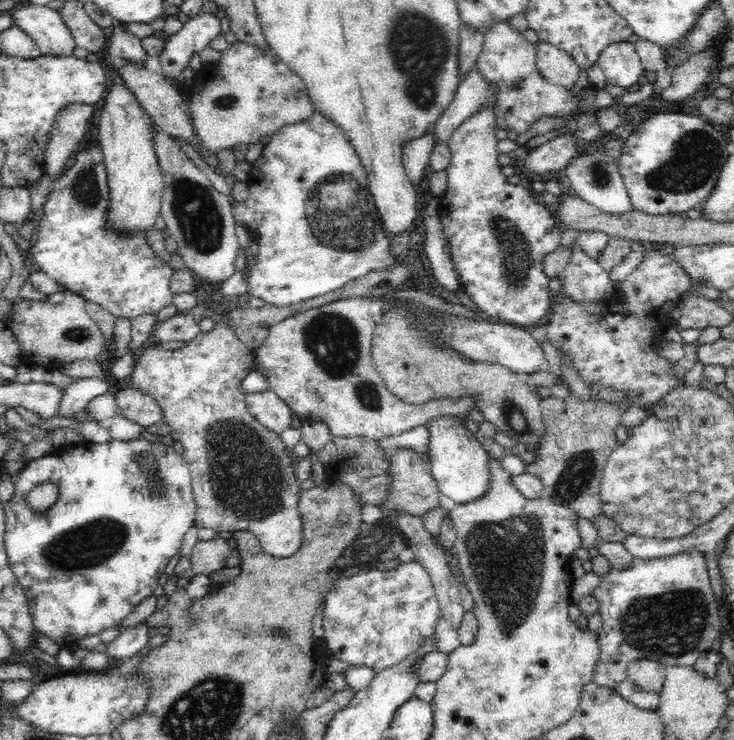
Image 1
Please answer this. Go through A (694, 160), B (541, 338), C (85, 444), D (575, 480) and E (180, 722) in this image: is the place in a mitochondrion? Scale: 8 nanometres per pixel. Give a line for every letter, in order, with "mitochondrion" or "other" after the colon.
A: mitochondrion
B: other
C: other
D: mitochondrion
E: mitochondrion

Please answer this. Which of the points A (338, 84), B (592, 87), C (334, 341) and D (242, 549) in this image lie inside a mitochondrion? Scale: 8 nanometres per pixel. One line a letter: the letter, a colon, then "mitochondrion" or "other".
A: other
B: other
C: mitochondrion
D: other

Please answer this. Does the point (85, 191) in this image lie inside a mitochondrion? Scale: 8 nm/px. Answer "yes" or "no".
yes

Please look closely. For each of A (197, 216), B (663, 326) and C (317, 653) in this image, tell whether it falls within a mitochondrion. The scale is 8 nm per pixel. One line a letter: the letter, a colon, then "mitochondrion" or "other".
A: mitochondrion
B: other
C: other

